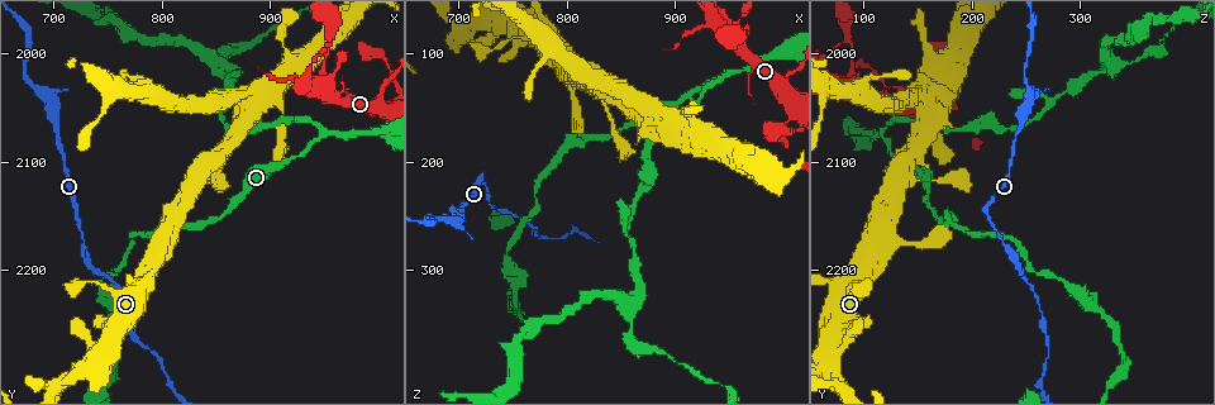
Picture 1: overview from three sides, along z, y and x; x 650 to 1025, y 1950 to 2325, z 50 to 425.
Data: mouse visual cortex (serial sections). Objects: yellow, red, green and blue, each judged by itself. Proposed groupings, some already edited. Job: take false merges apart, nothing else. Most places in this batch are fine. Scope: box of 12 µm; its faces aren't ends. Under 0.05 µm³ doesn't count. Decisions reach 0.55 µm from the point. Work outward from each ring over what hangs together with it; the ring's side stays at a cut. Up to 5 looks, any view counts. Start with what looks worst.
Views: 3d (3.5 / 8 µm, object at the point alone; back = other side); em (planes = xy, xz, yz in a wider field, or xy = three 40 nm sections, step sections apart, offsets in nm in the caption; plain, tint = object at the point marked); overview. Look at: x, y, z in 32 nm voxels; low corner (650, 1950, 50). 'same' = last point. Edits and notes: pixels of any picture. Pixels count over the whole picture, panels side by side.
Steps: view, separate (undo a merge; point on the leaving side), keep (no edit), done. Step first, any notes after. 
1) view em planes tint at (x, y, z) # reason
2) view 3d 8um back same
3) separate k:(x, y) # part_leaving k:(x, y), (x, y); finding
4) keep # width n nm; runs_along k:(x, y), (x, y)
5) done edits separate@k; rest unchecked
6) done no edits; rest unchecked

view 3d 3.5um at (946, 2074, 114) # sharp bend

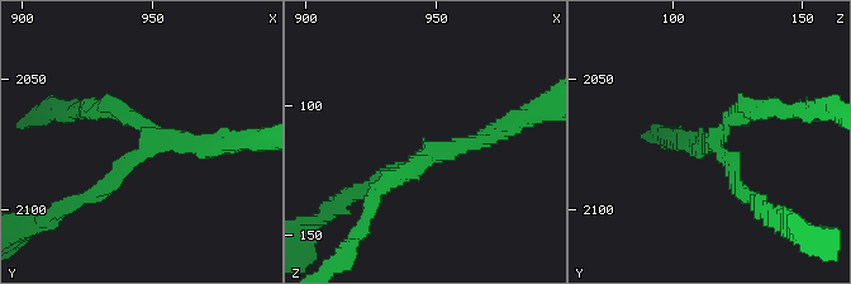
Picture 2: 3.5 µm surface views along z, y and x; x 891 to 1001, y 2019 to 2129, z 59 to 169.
view em planes tint at (949, 2074, 116) # arms 3; arm_widths 200, 200, 200 nm; shape alone is not enough

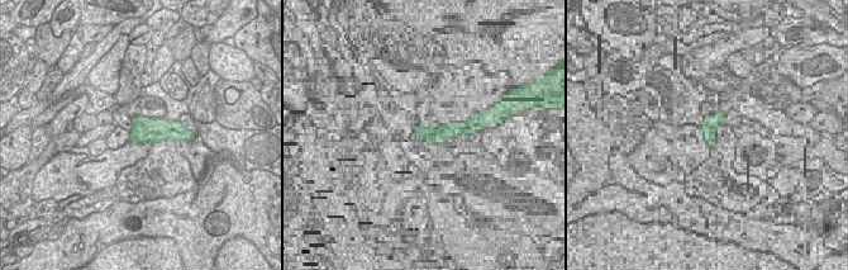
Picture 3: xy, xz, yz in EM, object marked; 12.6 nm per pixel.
keep # runs_along 2:(749, 195), (716, 133), (761, 109); all the same cell

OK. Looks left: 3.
view 3d 3.5um at (856, 2010, 332) # three-way junction

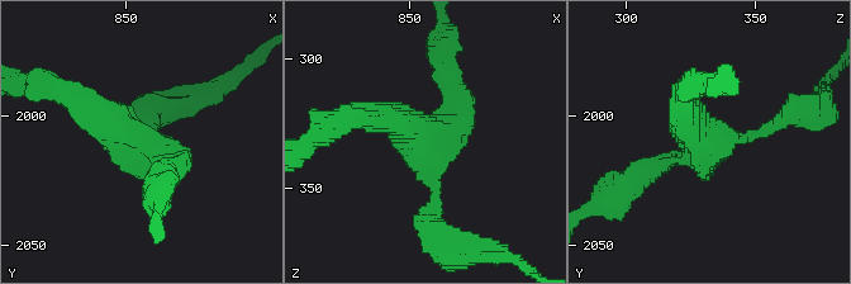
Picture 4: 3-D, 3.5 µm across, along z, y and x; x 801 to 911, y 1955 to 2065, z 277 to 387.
view em xy step 3 tint at (858, 2012, 330) # need the tissue

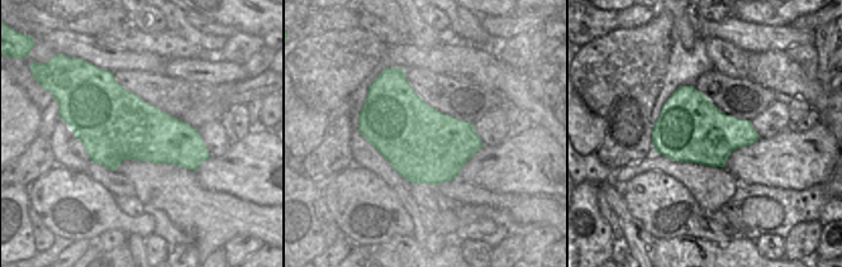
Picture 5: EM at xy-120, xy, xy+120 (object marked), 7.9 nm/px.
keep # runs_along 4:(170, 171), (181, 155), (80, 104); all the same cell

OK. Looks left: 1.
done no edits; rest unchecked

